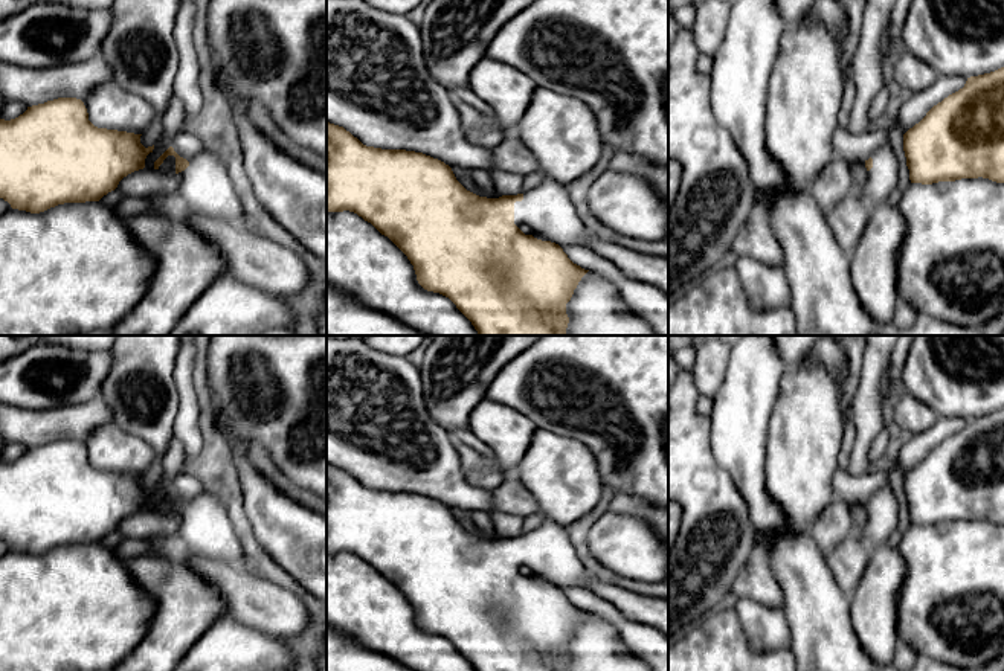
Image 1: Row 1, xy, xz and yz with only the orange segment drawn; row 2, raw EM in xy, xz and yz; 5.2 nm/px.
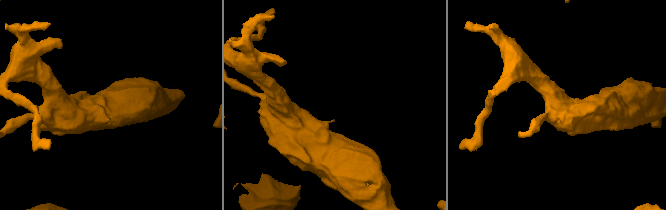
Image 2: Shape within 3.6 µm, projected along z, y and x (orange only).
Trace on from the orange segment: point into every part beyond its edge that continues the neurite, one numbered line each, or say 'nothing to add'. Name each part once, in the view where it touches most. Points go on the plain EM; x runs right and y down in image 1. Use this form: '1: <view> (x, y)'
1: xz (548, 551)

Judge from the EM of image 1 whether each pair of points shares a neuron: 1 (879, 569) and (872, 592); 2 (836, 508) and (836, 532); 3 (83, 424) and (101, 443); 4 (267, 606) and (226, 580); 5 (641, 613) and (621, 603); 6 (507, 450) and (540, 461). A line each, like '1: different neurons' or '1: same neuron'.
1: same neuron
2: same neuron
3: different neurons
4: same neuron
5: same neuron
6: different neurons

